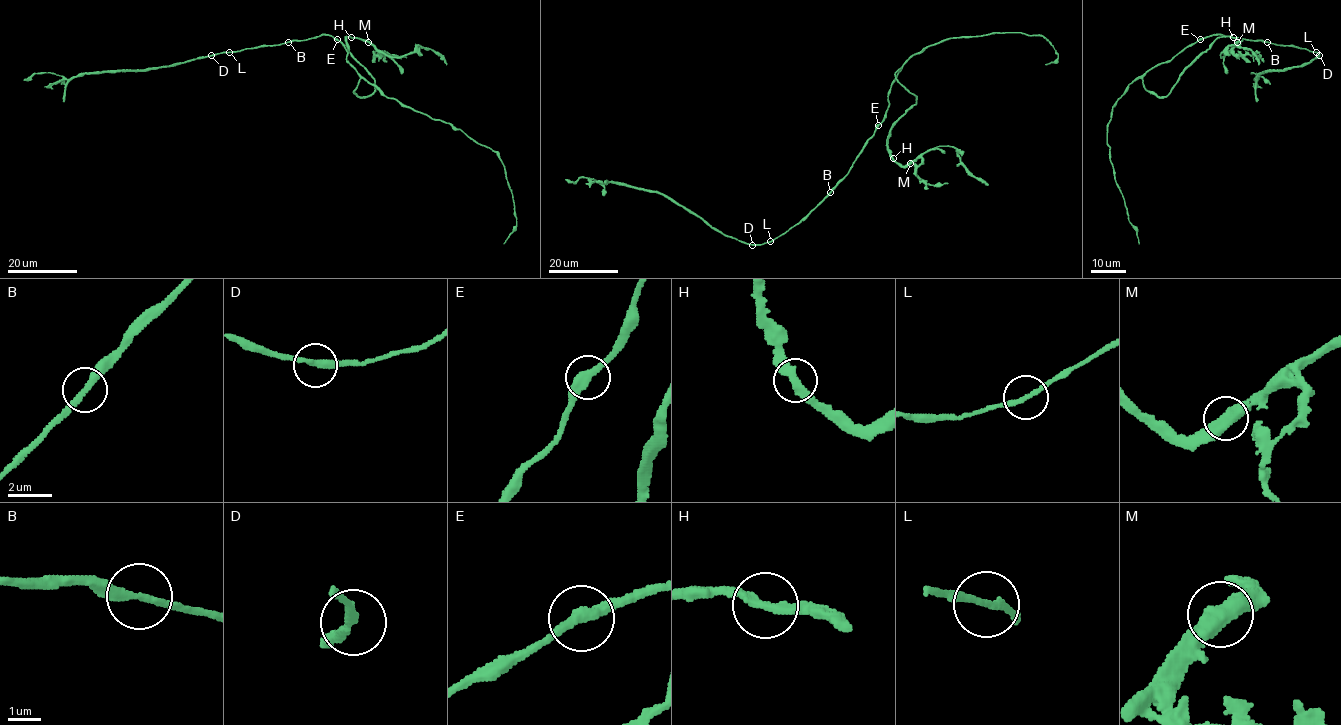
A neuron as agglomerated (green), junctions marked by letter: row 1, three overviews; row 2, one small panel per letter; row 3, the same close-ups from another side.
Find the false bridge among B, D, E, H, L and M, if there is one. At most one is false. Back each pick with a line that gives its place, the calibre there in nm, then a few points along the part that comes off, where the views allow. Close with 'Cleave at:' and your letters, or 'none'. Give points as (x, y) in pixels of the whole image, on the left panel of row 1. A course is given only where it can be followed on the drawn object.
Cleave at: none

